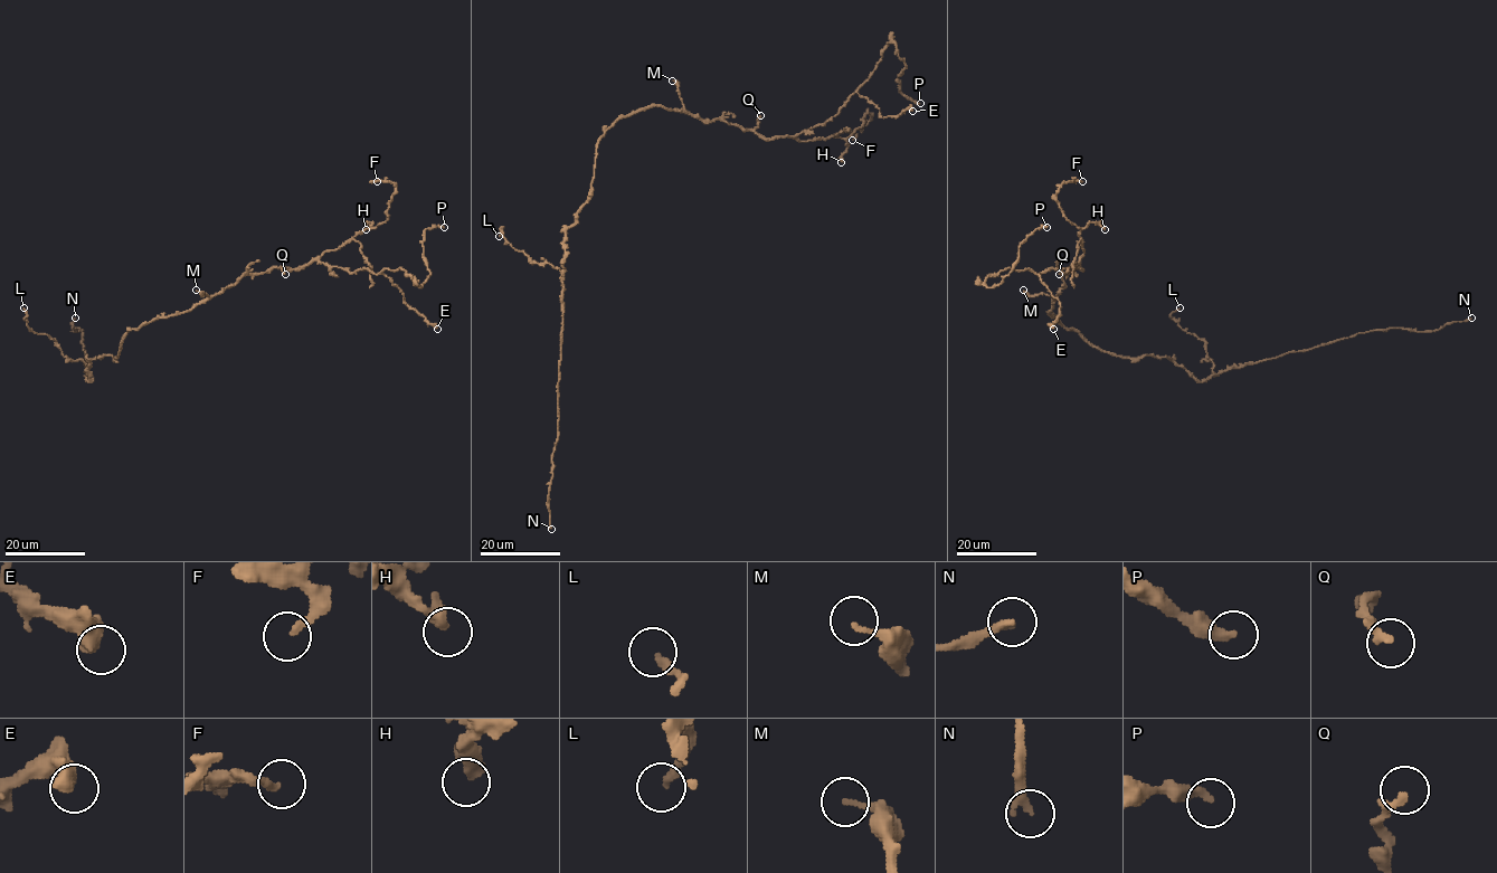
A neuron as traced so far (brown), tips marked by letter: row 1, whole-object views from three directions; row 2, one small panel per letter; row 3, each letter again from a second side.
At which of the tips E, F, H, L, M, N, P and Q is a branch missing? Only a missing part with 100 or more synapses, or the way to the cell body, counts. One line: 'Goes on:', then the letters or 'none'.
Goes on: N

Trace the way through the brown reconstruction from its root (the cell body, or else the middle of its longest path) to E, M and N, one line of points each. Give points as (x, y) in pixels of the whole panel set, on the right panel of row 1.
E: (1061, 322), (1049, 312), (1062, 276), (1081, 268), (1079, 261), (1064, 273), (1035, 274), (1061, 304), (1053, 329)
M: (1061, 322), (1049, 312), (1052, 307), (1050, 296), (1027, 295), (1023, 290)
N: (1061, 322), (1102, 350), (1127, 358), (1168, 357), (1205, 381), (1231, 368), (1357, 333), (1433, 331), (1471, 318)

